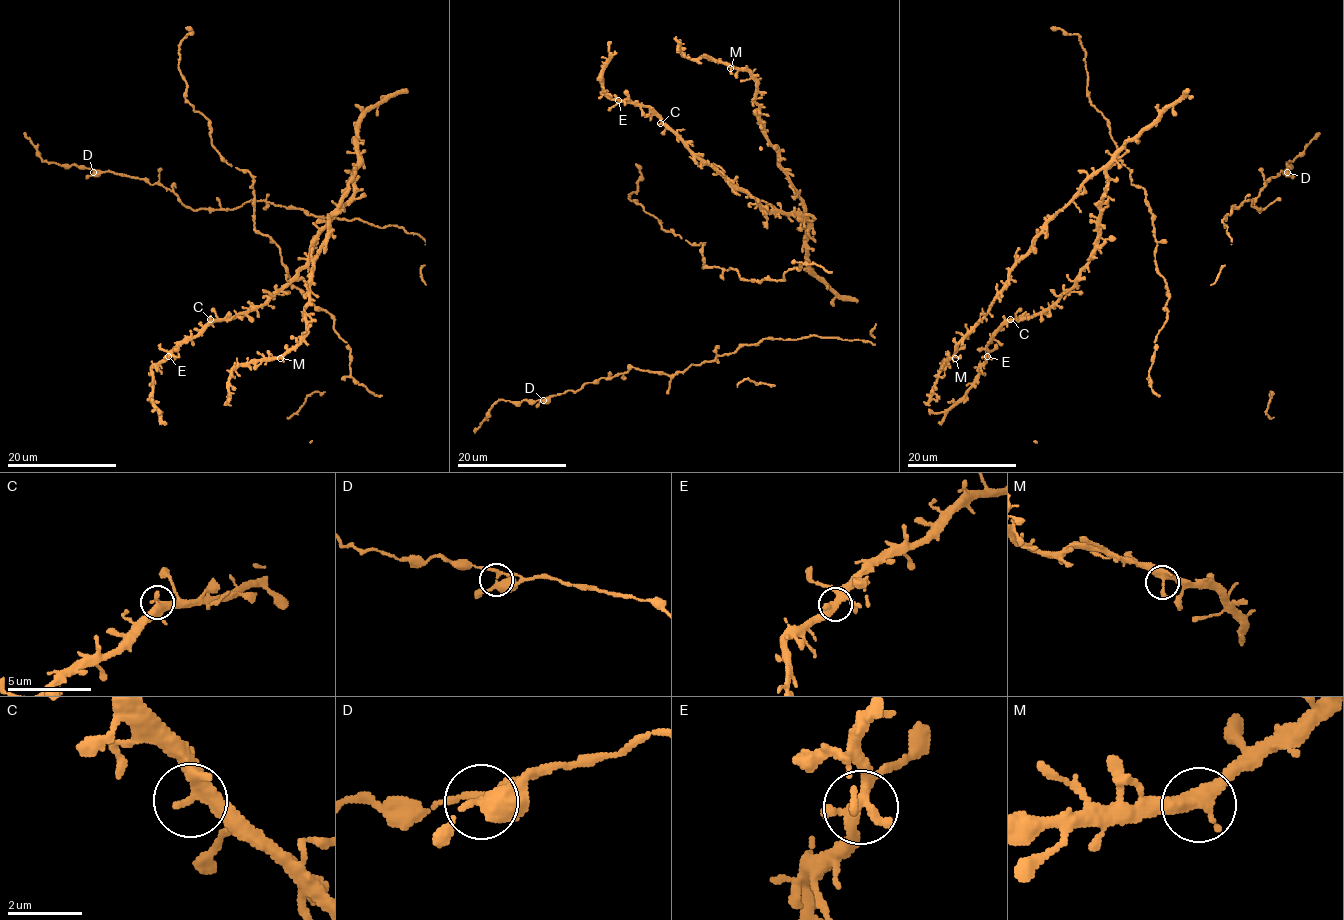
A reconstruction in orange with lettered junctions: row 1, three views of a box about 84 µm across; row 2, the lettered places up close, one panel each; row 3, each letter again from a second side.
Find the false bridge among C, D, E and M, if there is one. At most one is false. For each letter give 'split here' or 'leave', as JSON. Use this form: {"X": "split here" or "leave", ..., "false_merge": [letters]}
{"C": "leave", "D": "leave", "E": "leave", "M": "leave", "false_merge": []}

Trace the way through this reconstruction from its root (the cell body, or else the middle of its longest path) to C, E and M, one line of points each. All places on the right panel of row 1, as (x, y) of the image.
C: (1112, 238), (1098, 247), (1078, 281), (1052, 306), (1030, 316), (1010, 319)
E: (1112, 238), (1098, 247), (1078, 281), (1052, 306), (1030, 316), (1009, 319), (993, 336), (987, 356)
M: (1112, 238), (1100, 237), (1106, 174), (1097, 170), (1016, 263), (1009, 284), (957, 345), (955, 358)

